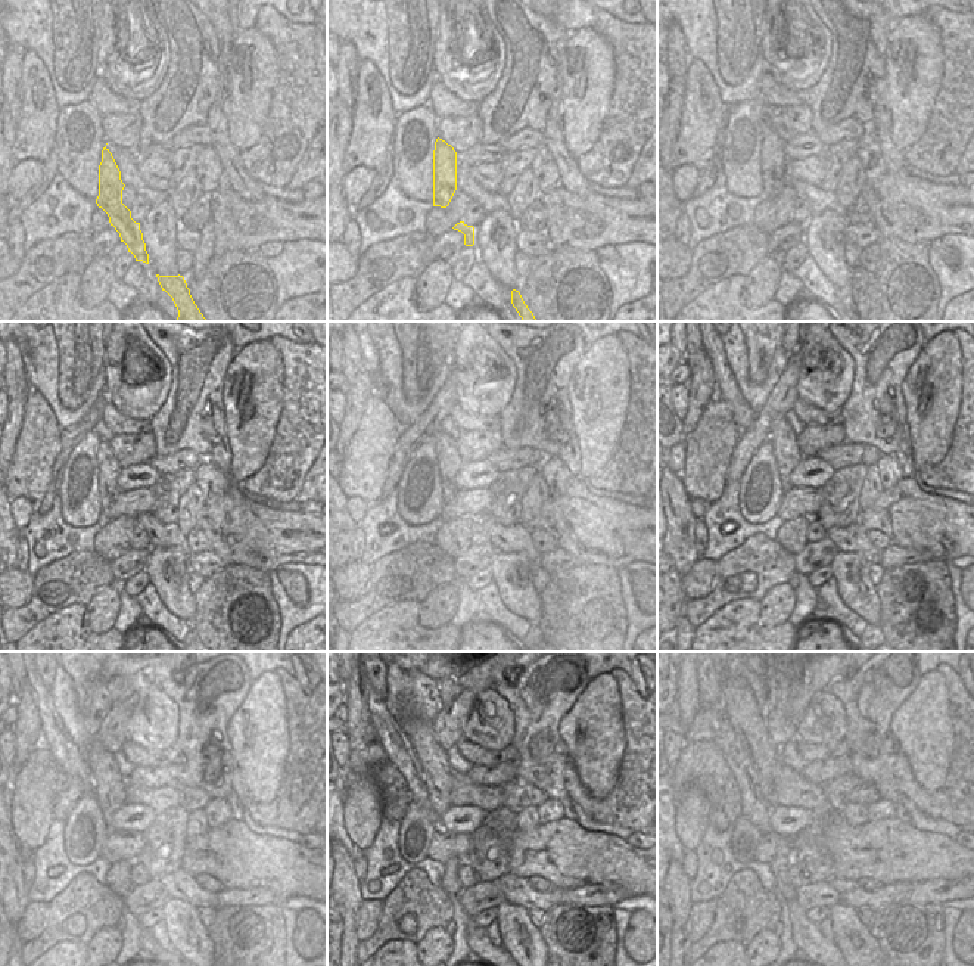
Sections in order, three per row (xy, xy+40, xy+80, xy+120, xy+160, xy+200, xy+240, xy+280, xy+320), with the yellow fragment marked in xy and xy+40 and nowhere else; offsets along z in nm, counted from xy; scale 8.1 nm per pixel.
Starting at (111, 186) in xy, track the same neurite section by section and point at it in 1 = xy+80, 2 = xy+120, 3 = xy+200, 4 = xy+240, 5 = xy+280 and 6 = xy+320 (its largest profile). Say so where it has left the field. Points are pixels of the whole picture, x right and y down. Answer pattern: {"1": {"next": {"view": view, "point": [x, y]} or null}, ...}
{"1": {"next": {"view": "xy+80", "point": [774, 160]}}, "2": {"next": {"view": "xy+120", "point": [109, 469]}}, "3": {"next": {"view": "xy+200", "point": [774, 456]}}, "4": {"next": {"view": "xy+240", "point": [109, 785]}}, "5": {"next": {"view": "xy+280", "point": [431, 754]}}, "6": {"next": {"view": "xy+320", "point": [740, 707]}}}

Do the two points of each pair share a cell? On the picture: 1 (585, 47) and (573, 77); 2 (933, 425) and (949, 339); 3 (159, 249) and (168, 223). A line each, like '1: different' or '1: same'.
1: same
2: same
3: same

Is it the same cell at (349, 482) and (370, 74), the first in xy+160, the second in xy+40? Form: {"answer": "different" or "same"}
{"answer": "same"}

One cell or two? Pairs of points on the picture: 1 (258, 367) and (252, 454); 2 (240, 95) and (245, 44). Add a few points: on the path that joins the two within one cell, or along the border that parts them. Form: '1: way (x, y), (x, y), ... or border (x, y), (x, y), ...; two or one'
1: way (260, 390), (260, 416), (252, 424), (252, 432); one
2: way (246, 83), (246, 56); one

